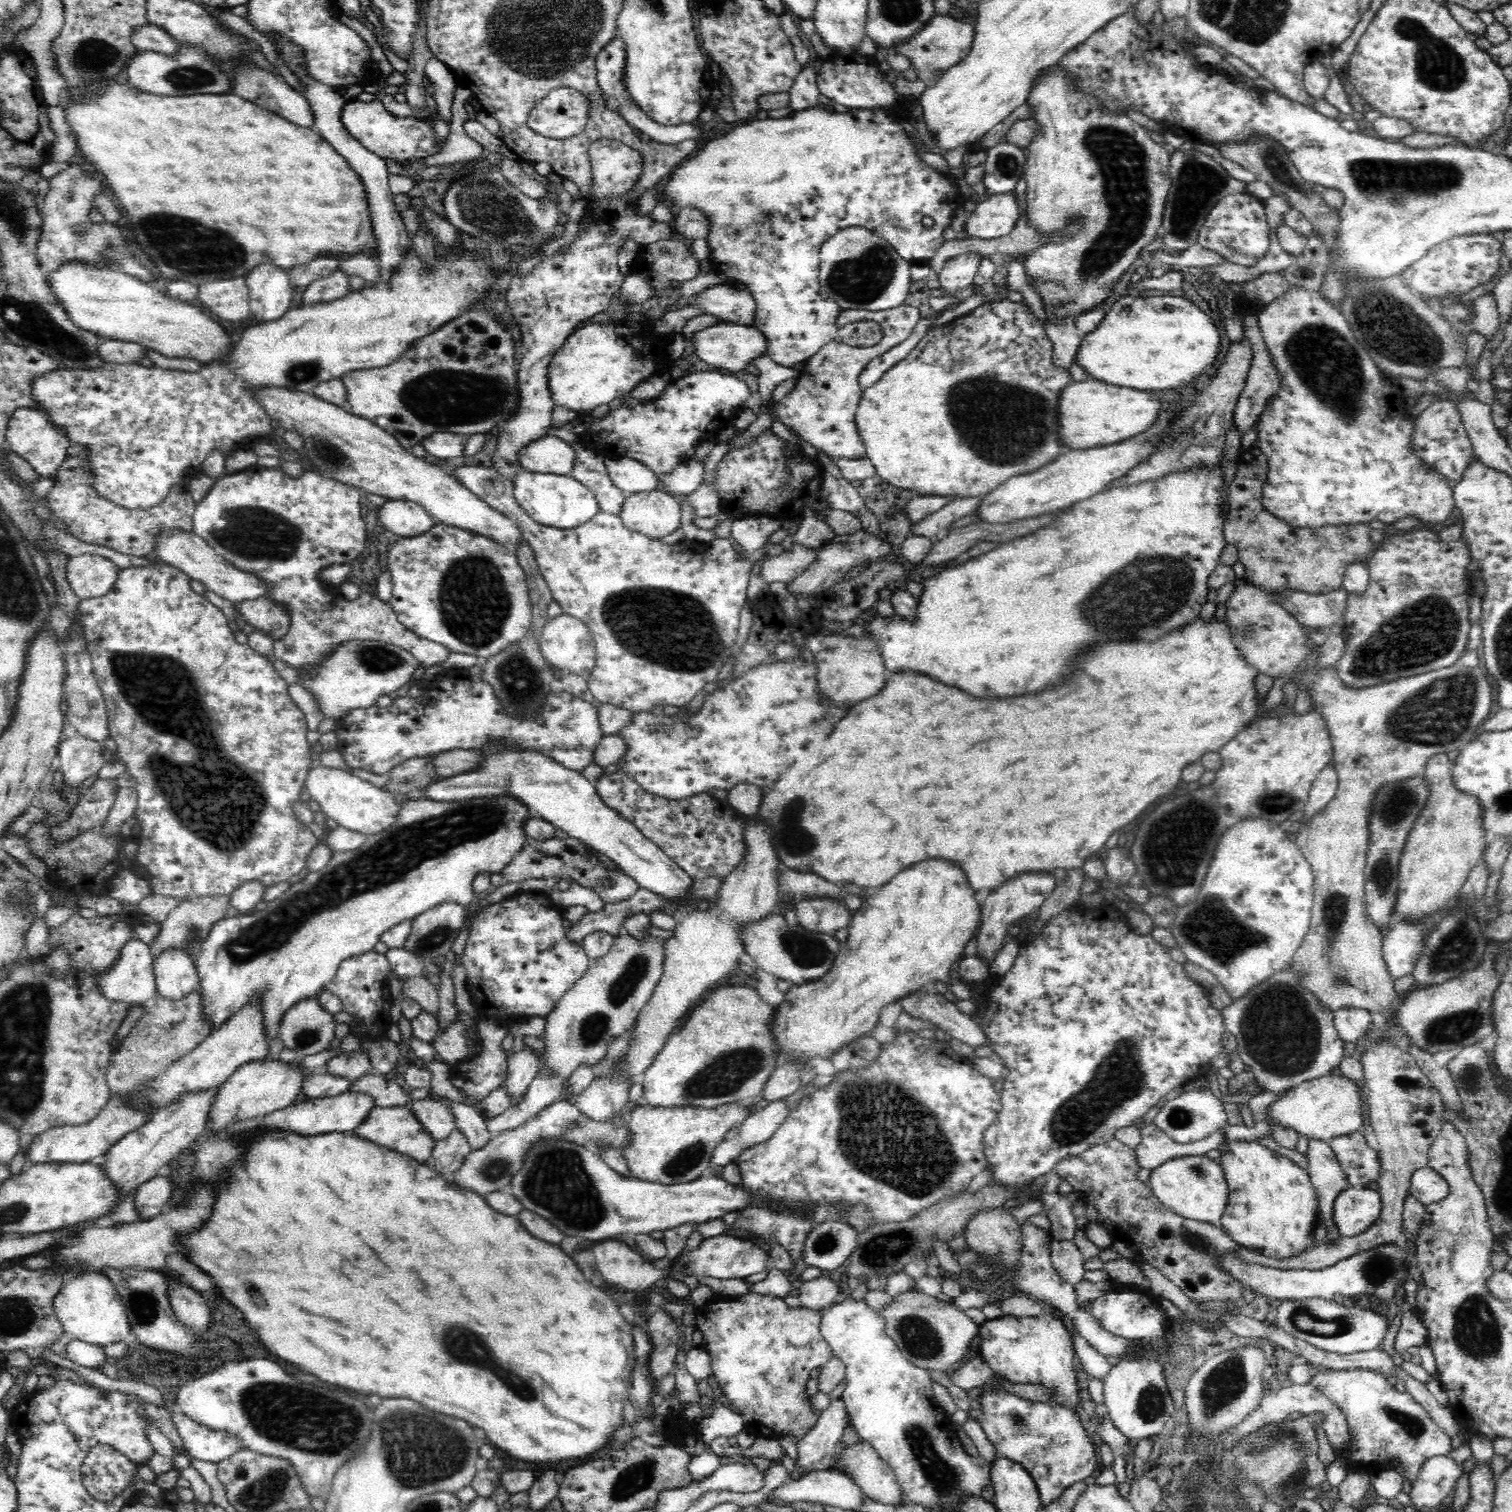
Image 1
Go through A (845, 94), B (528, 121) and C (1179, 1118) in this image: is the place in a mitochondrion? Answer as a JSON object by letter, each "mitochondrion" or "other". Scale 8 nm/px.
{"A":"other","B":"other","C":"mitochondrion"}

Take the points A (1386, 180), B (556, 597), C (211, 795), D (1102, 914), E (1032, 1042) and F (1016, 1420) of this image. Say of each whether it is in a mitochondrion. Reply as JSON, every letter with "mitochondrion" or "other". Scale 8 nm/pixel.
{"A":"mitochondrion","B":"other","C":"mitochondrion","D":"other","E":"other","F":"mitochondrion"}

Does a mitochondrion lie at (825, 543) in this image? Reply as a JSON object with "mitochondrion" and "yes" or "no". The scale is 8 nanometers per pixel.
{"mitochondrion":"no"}

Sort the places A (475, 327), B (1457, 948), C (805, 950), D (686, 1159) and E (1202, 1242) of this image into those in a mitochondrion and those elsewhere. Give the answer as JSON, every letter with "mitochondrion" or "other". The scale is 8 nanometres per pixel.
{"A":"other","B":"mitochondrion","C":"mitochondrion","D":"mitochondrion","E":"mitochondrion"}

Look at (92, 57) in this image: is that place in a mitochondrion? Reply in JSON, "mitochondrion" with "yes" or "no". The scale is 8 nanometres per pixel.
{"mitochondrion":"yes"}

